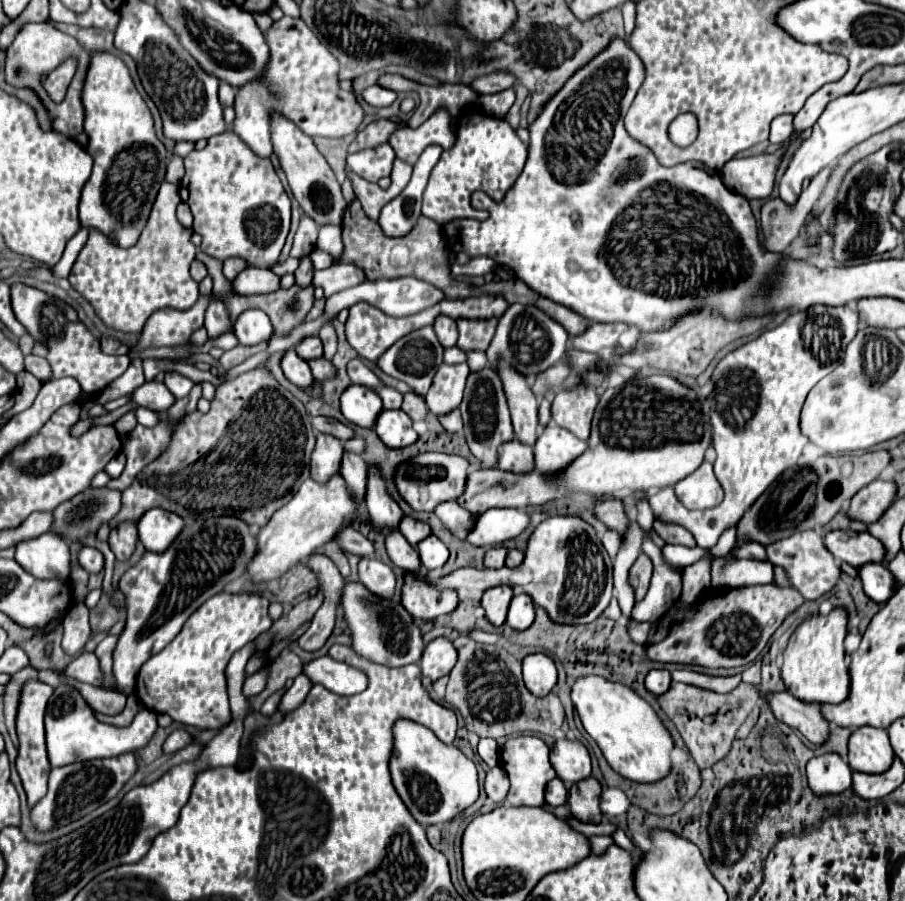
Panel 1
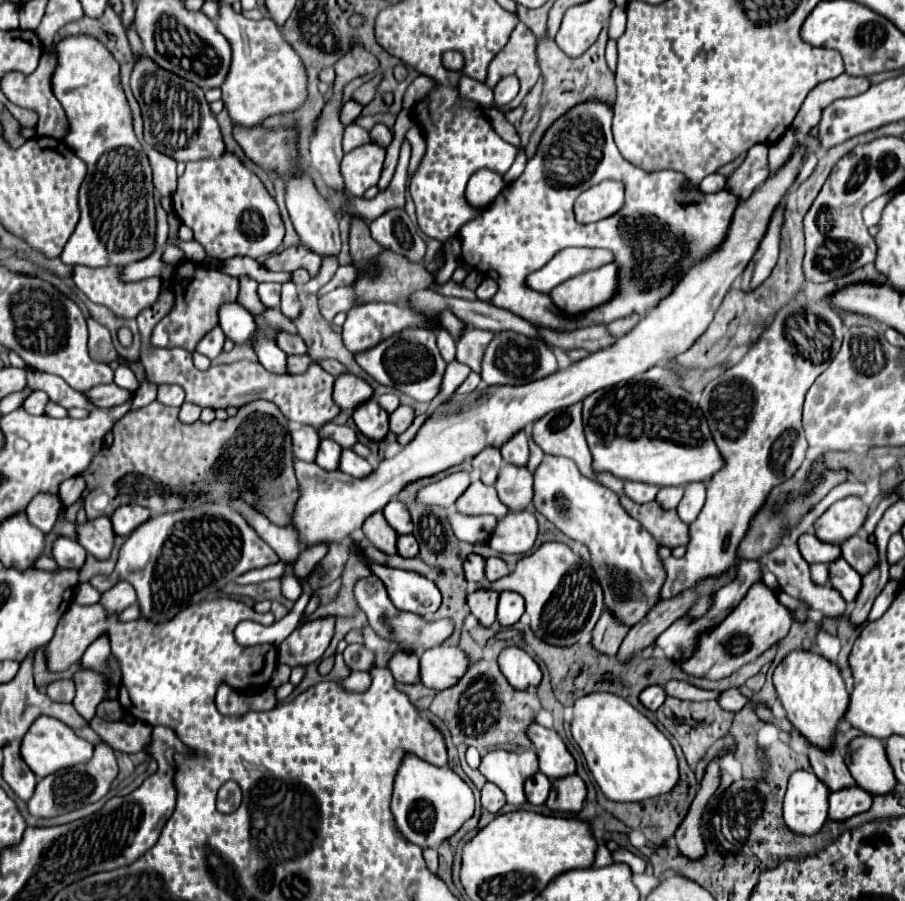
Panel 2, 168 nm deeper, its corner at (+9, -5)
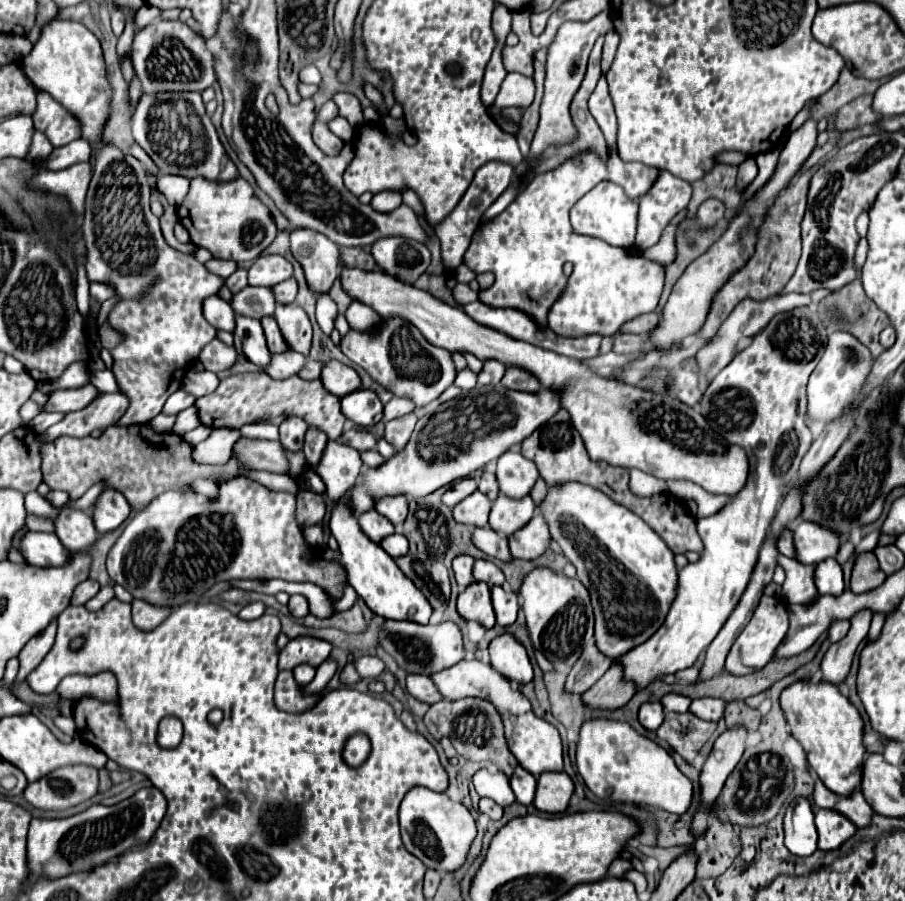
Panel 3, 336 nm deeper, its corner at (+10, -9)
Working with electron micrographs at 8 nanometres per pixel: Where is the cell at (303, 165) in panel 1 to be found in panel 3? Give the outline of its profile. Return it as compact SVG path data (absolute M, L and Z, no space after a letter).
M292 231L290 251L302 265L308 287L314 293L328 293L340 275L338 245L316 231Z

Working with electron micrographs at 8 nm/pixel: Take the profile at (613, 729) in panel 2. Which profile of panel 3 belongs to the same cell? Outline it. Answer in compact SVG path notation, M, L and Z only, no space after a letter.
M594 719L594 721L584 723L584 727L580 731L578 751L576 751L576 765L578 765L578 773L582 775L586 787L600 799L608 797L608 799L620 801L620 803L626 803L626 801L644 803L644 805L650 805L654 809L664 809L674 815L684 815L690 809L692 795L694 795L690 779L680 773L680 769L676 767L676 763L668 755L668 751L664 751L660 745L656 745L648 737L638 735L628 723L606 721L606 719Z

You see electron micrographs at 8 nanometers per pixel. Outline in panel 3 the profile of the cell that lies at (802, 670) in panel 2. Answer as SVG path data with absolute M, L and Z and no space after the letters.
M798 681L782 691L780 703L792 735L804 747L808 765L816 771L818 779L840 797L850 797L856 793L862 783L862 765L866 759L866 747L862 741L864 721L858 709L842 697L838 687L828 683Z

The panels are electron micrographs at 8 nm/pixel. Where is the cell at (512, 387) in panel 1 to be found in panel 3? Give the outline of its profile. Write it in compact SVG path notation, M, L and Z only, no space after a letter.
M506 451L498 459L496 479L500 485L500 493L504 493L510 499L522 499L530 495L540 475L534 461L522 457L518 451Z

